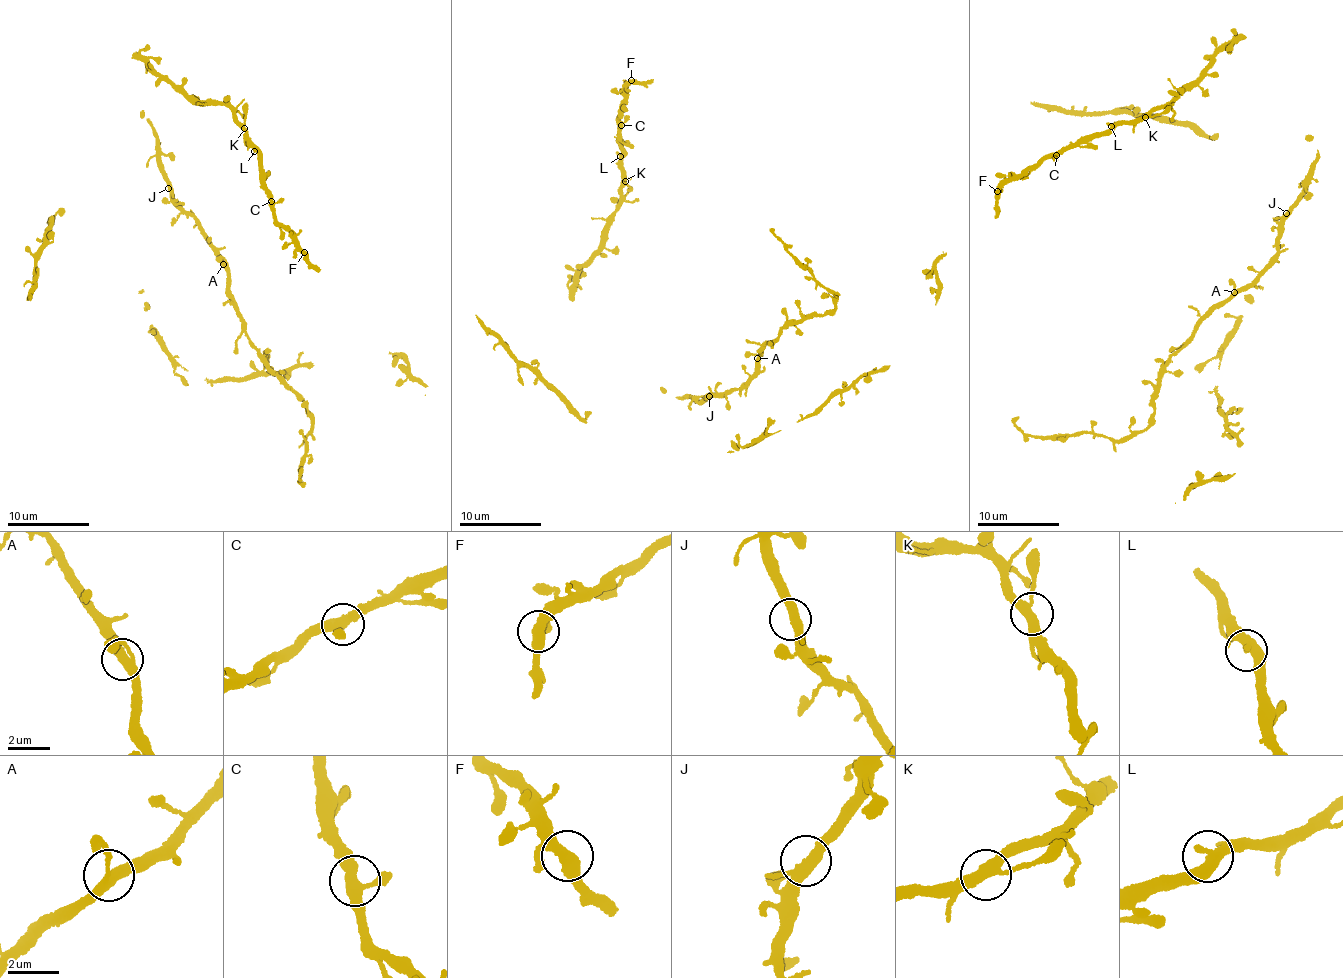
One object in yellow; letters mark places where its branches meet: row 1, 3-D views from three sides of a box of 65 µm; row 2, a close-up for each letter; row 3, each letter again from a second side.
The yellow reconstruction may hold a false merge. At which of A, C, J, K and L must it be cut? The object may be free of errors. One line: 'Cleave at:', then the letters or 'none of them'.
Cleave at: none of them

